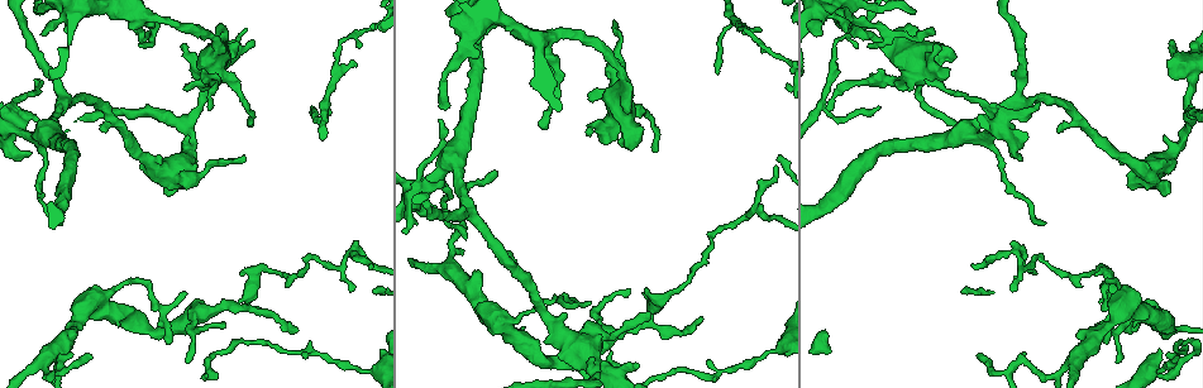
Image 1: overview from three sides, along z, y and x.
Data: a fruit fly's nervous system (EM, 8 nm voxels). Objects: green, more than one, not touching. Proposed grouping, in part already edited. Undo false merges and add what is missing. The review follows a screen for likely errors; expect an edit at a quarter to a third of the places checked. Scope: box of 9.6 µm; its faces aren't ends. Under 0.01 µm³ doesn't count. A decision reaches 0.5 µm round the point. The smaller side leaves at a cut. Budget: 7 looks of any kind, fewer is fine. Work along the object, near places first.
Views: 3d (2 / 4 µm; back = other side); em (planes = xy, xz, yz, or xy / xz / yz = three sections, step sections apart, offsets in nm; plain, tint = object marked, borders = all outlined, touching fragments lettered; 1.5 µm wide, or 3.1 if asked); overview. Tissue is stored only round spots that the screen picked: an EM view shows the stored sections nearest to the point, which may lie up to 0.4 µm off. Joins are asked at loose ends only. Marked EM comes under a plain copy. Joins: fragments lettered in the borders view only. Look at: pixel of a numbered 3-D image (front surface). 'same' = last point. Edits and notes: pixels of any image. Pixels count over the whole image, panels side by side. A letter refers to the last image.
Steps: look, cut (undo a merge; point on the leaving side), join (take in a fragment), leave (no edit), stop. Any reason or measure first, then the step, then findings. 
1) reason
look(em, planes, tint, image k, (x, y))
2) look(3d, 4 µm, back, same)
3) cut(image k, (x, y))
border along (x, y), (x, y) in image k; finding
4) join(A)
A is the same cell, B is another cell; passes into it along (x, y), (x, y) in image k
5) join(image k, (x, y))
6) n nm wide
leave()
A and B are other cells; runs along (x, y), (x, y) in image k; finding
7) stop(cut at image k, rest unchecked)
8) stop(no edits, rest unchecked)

an open end
look(3d, 2 µm, back, image 1, (979, 356))

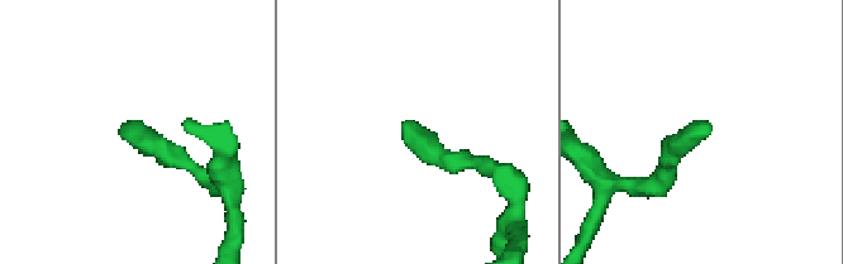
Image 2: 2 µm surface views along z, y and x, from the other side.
need the tissue
look(em, planes, borders, image 2, (706, 131))

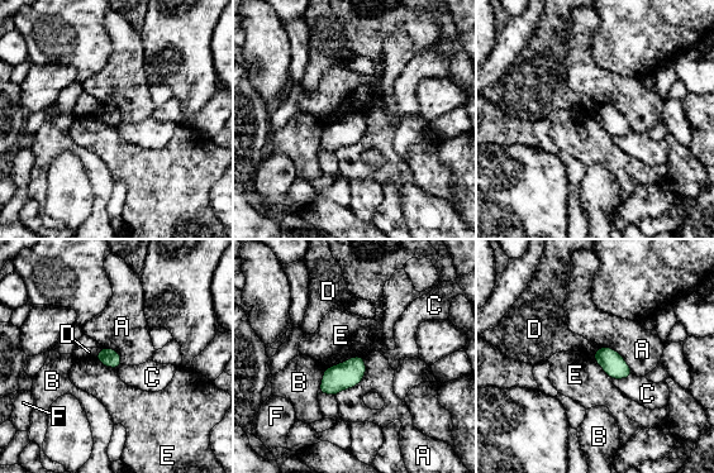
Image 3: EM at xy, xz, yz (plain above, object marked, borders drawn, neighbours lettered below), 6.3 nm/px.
120 nm wide; A touches over 300 nm
leave()
A, B, C, D, E and F are other cells; none of them fits

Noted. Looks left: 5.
free end
look(em, planes, borders, image 1, (575, 298))

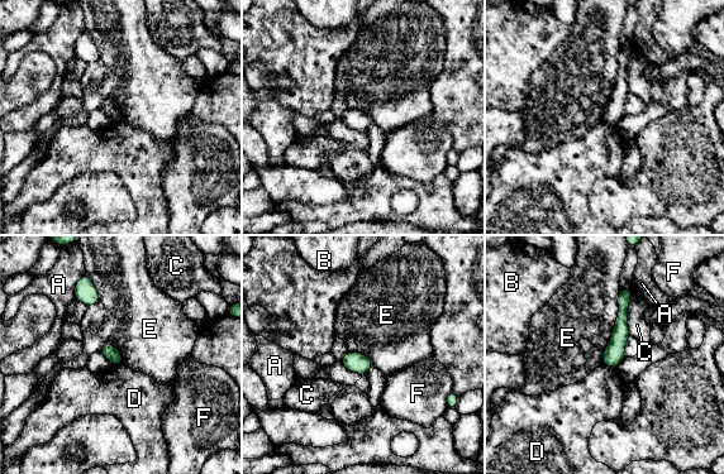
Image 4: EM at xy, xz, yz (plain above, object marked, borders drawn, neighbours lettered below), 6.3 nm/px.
E touches over 500 nm
leave()
A, B, C, D, E and F are other cells; none of them fits

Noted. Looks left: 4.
small branch off a trunk
look(em, planes, tint, image 1, (189, 146))

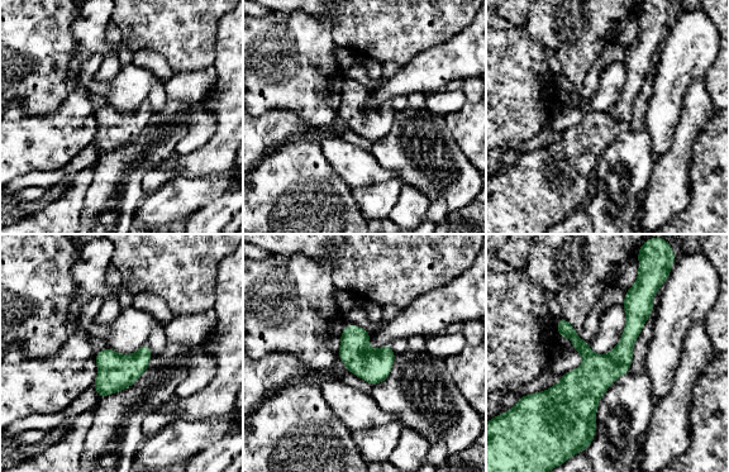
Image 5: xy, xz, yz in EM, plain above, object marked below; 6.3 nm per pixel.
look(em, planes, borders, same)

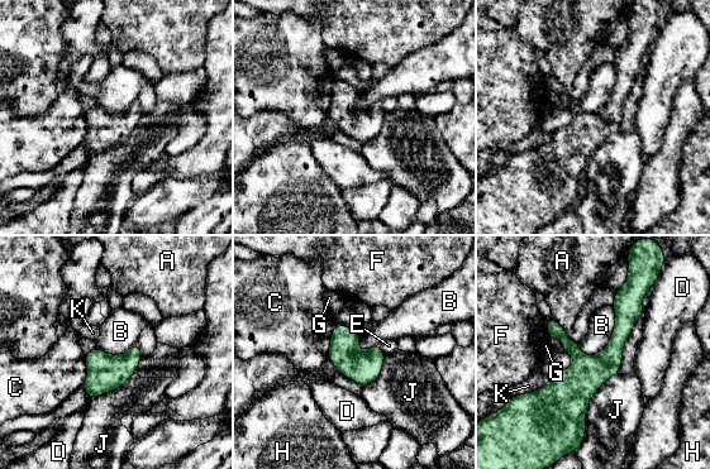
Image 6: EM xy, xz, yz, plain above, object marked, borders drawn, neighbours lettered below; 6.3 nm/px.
leave()
A, B, C, D, E, F, G, H, J and K are other cells; runs along (627, 287), (579, 430) in image 6; all the same neuron

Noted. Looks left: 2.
stop(no edits, rest unchecked)

